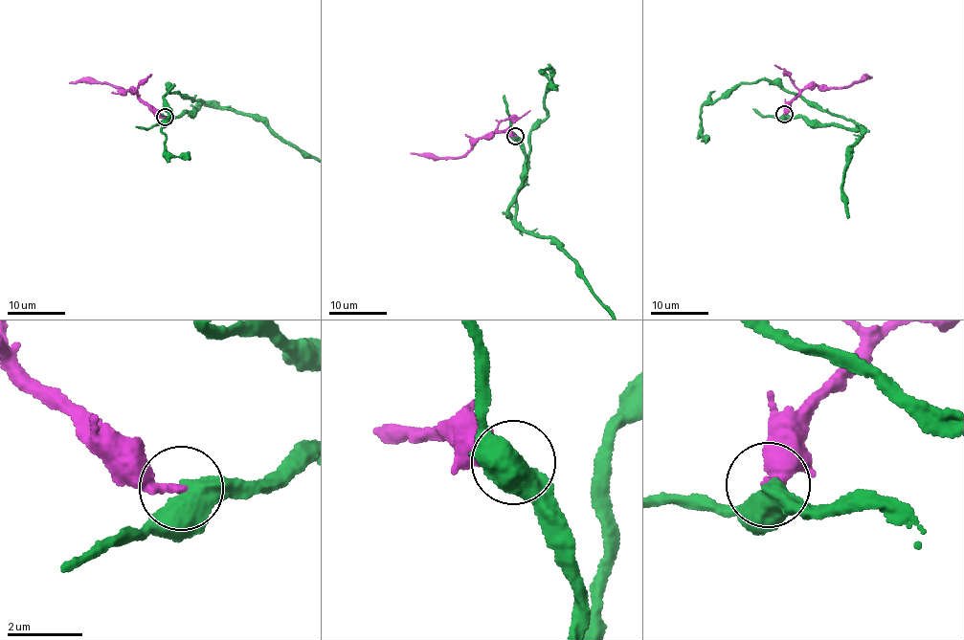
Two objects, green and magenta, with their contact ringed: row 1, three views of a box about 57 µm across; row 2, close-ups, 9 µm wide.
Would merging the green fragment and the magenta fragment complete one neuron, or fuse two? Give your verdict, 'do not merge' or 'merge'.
merge

